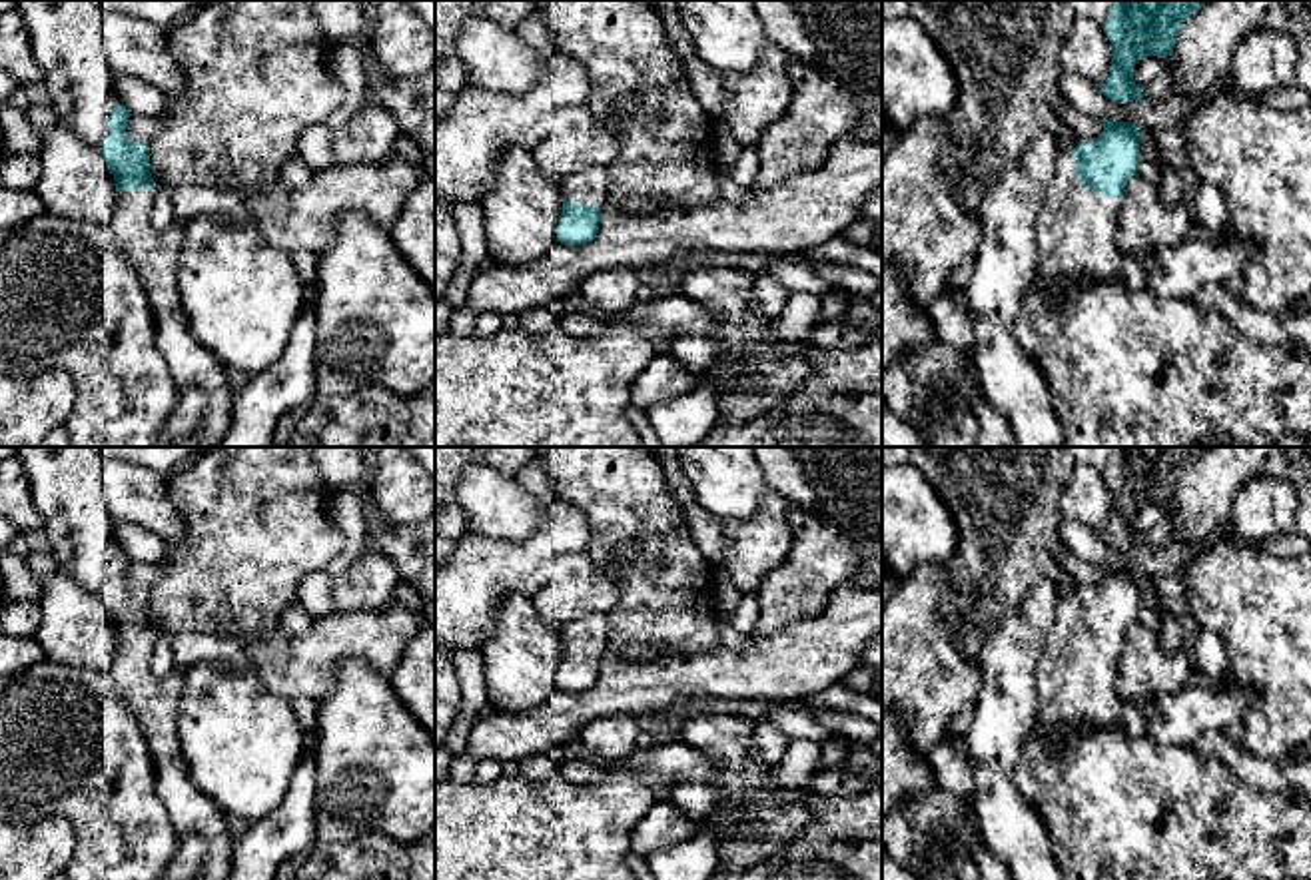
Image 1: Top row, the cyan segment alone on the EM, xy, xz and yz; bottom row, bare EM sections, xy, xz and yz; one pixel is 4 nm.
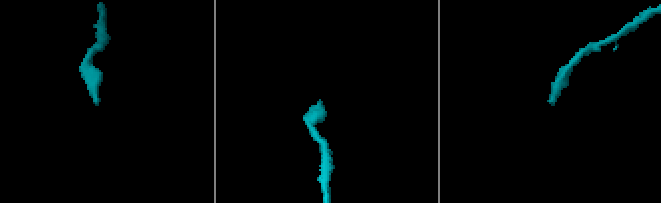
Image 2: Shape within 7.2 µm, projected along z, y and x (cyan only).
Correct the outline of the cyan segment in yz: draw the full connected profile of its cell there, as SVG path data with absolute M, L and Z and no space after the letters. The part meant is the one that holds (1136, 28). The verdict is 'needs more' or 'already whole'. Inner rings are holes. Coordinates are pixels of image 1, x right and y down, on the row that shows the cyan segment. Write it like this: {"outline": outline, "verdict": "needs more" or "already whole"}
{"outline": "M1115 0L1103 32L1111 42L1111 66L1101 94L1117 104L1143 100L1133 66L1145 56L1173 54L1183 22L1207 0Z", "verdict": "already whole"}

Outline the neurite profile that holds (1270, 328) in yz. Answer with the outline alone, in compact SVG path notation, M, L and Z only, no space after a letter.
M1223 283L1207 285L1201 293L1243 335L1265 345L1297 341L1311 355L1311 311L1259 311Z

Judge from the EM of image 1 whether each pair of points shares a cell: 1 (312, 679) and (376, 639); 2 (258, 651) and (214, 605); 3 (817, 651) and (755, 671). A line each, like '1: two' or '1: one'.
1: one
2: two
3: one

